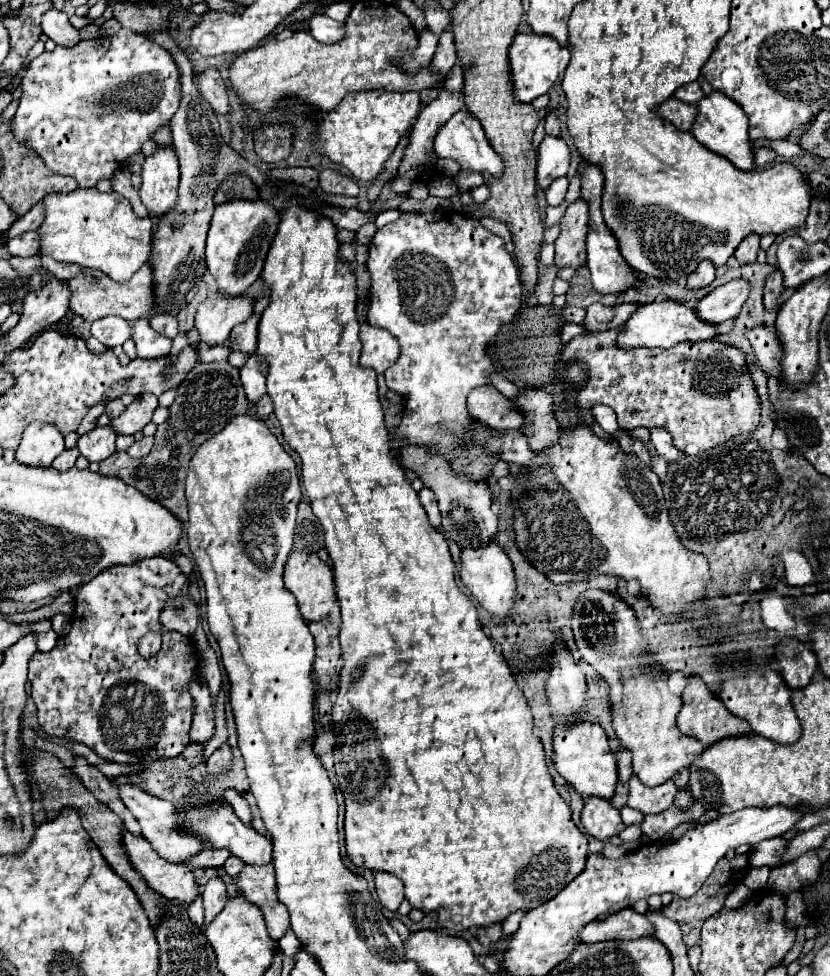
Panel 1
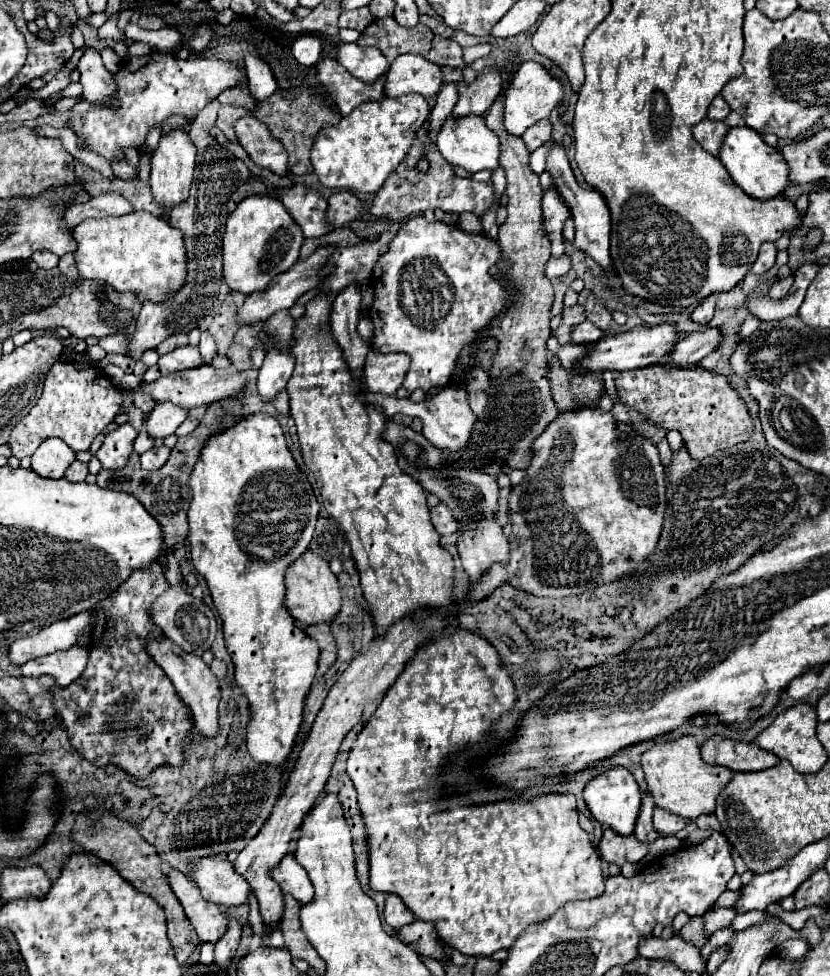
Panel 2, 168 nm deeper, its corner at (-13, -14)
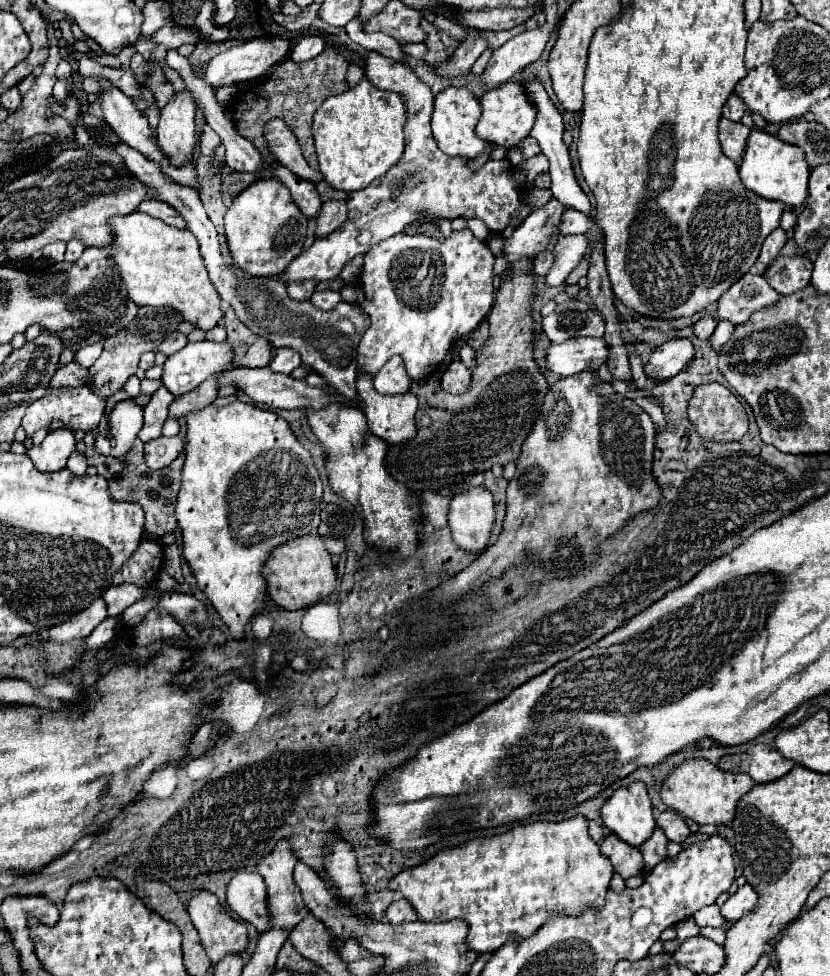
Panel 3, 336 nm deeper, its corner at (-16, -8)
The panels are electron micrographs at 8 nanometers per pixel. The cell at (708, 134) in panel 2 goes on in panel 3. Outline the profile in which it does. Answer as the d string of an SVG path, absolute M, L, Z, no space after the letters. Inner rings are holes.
M720 119L720 143L722 143L722 149L736 163L740 163L742 157L744 157L748 133L750 133L750 129L746 125L734 123L734 121L728 121L728 119Z

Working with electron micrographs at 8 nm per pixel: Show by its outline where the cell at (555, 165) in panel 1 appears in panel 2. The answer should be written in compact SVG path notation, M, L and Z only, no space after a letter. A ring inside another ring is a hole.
M555 187L547 189L543 195L543 219L545 219L545 233L551 239L551 253L553 257L561 257L563 255L563 237L561 237L561 229L567 221L567 217L571 215L567 203L563 203L559 191Z

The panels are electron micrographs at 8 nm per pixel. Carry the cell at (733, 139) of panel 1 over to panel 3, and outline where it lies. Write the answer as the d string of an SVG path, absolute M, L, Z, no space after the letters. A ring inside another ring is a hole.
M752 131L748 139L746 153L740 163L740 177L742 183L752 189L756 195L770 199L770 201L782 201L786 209L800 207L804 199L808 197L808 177L810 169L806 169L806 157L804 151L796 145L784 143L778 137L766 133L766 131Z

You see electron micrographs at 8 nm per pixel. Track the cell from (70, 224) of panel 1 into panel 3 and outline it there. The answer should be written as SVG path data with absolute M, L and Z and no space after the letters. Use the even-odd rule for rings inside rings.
M130 213L124 217L112 217L110 227L114 231L114 243L110 253L116 261L128 295L136 305L170 307L180 311L184 321L202 331L210 331L222 319L222 299L210 283L204 259L198 251L198 241L190 229L176 229L146 213Z

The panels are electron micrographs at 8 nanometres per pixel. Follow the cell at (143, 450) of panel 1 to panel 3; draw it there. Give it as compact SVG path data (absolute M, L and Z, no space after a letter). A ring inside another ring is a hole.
M158 437L144 443L144 457L150 469L168 467L184 449L184 441L180 437Z

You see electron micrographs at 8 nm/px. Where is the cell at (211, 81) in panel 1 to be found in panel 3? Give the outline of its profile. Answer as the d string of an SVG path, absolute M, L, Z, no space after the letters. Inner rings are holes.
M274 119L274 121L268 123L268 127L266 127L266 141L268 141L270 151L280 161L280 165L284 165L294 175L298 175L304 181L310 181L314 185L322 181L322 173L318 169L312 169L306 163L306 159L302 155L302 149L298 145L296 137L294 137L294 133L286 127L284 121Z

